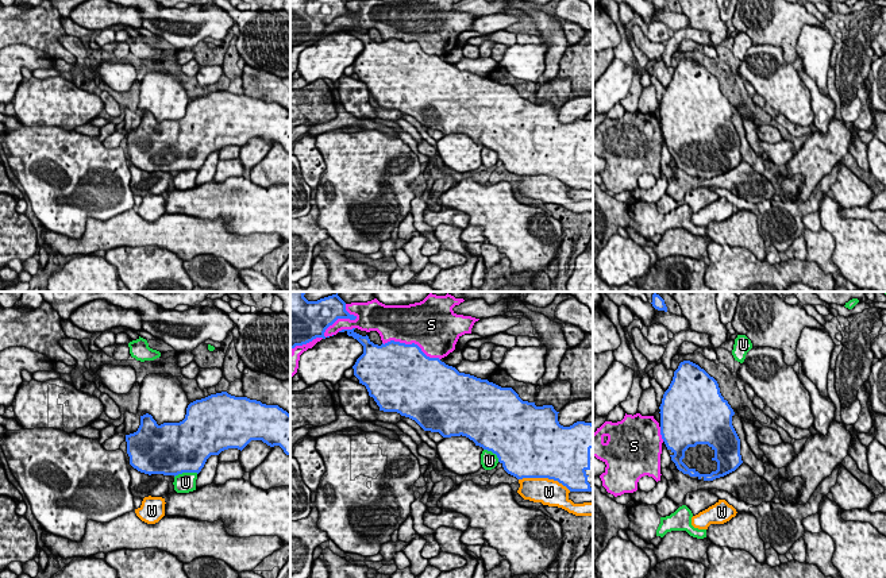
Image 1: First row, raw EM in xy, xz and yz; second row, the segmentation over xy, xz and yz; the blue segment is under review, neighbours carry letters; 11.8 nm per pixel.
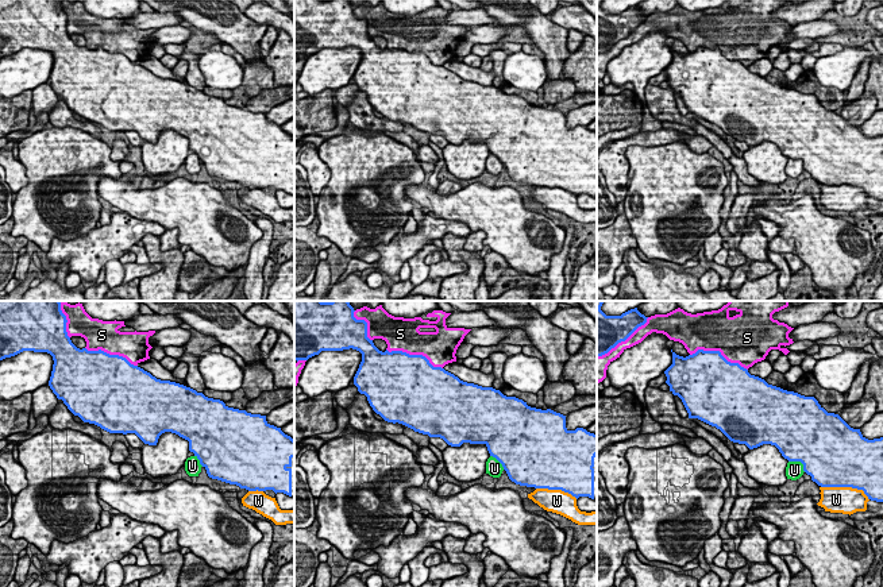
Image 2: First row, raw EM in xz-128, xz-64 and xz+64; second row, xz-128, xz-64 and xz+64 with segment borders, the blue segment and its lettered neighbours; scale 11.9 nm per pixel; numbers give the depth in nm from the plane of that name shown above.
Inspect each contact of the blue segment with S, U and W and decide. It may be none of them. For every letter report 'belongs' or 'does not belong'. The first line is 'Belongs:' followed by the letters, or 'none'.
Belongs: none
S: does not belong
U: does not belong
W: does not belong

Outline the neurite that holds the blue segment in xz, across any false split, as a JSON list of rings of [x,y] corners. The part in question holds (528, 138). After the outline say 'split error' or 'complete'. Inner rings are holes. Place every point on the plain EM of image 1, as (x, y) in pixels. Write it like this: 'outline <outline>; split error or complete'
outline [[[342,27],[339,30],[347,30],[348,34],[353,34],[363,43],[363,51],[357,57],[354,66],[354,73],[359,77],[359,81],[365,82],[369,93],[374,96],[380,108],[384,109],[397,109],[401,113],[415,117],[424,128],[439,130],[443,135],[451,134],[466,134],[475,140],[475,143],[482,144],[484,147],[492,149],[497,153],[498,159],[502,162],[504,167],[516,174],[517,177],[523,176],[548,176],[558,178],[566,184],[570,189],[592,189],[593,188],[593,122],[585,119],[577,119],[570,124],[563,124],[558,119],[558,111],[552,103],[536,104],[535,100],[523,99],[519,92],[512,85],[501,85],[488,77],[481,77],[470,72],[459,70],[455,65],[446,62],[439,55],[427,54],[421,46],[412,41],[405,42],[400,39],[390,38],[382,41],[381,43],[374,42],[369,34],[362,34],[353,27]]]; split error

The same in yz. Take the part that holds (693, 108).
outline [[[683,58],[674,69],[660,107],[660,132],[677,166],[692,177],[713,178],[741,161],[740,136],[732,123],[733,107],[721,93],[717,78],[698,62]]]; split error

